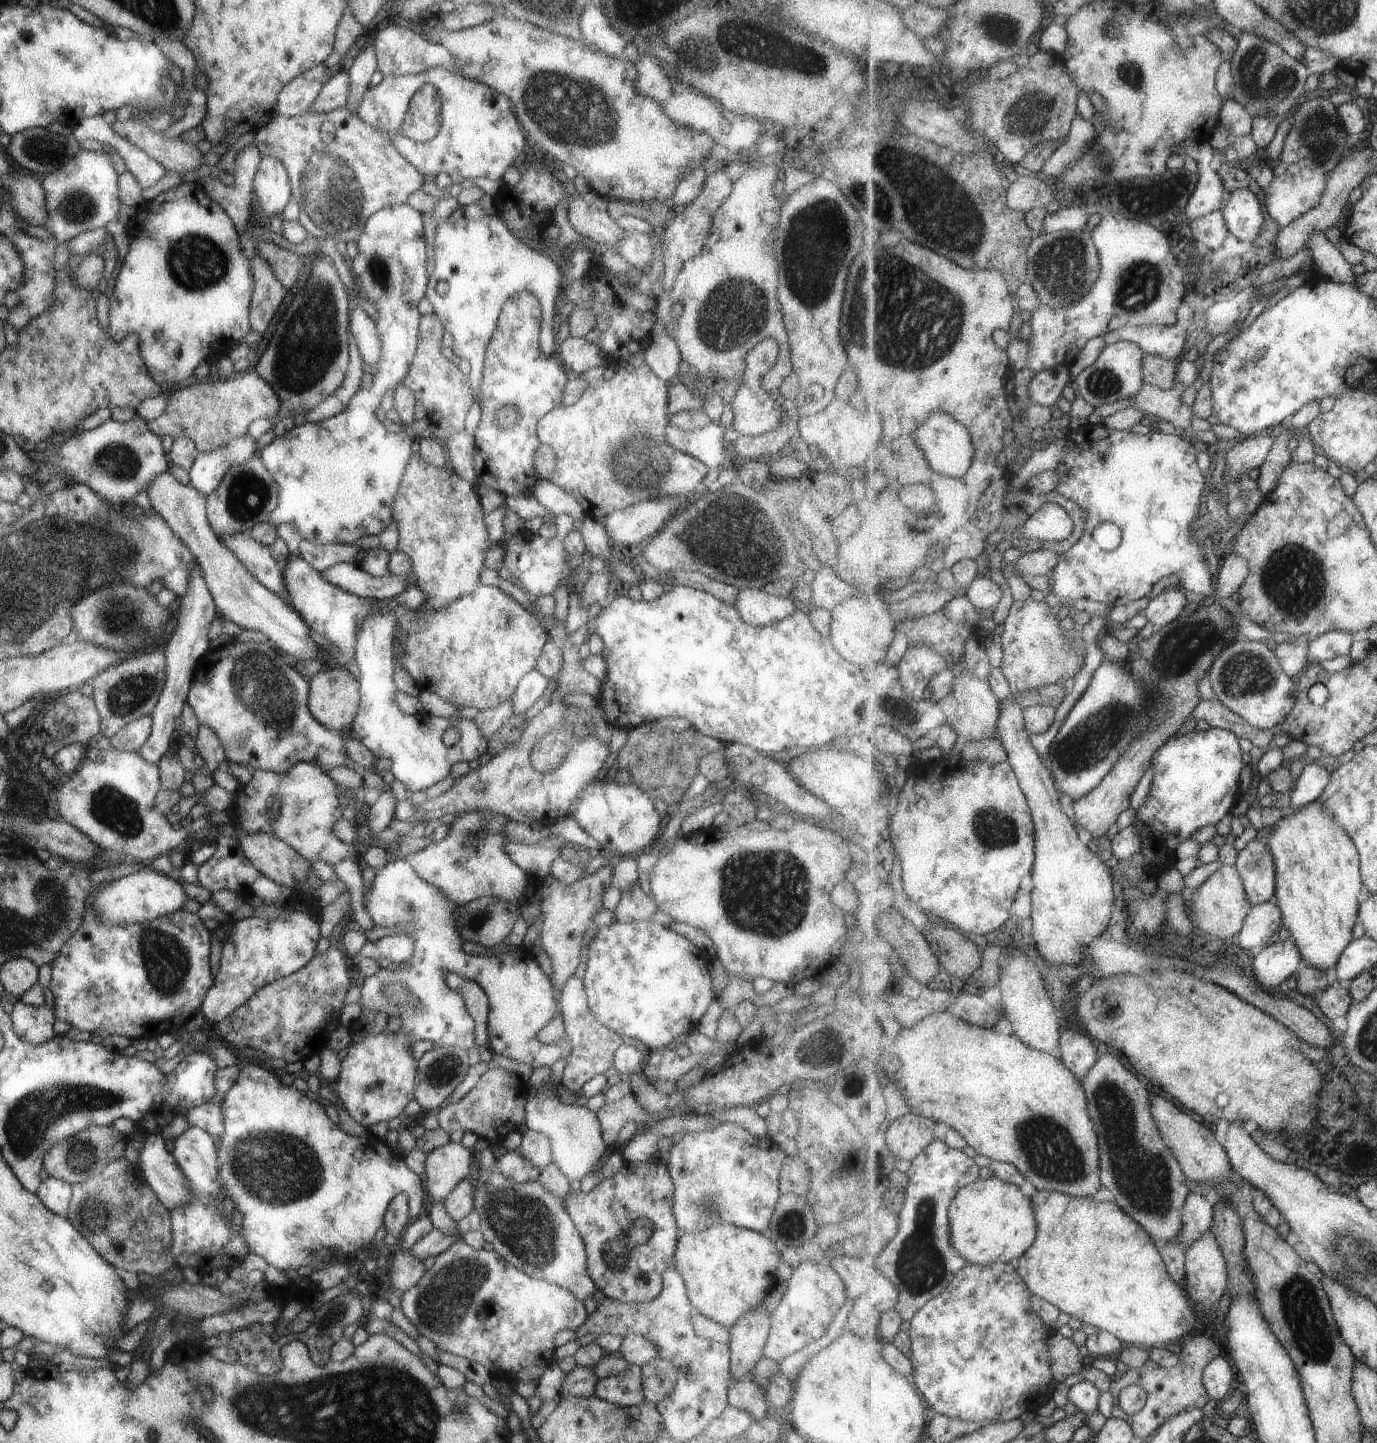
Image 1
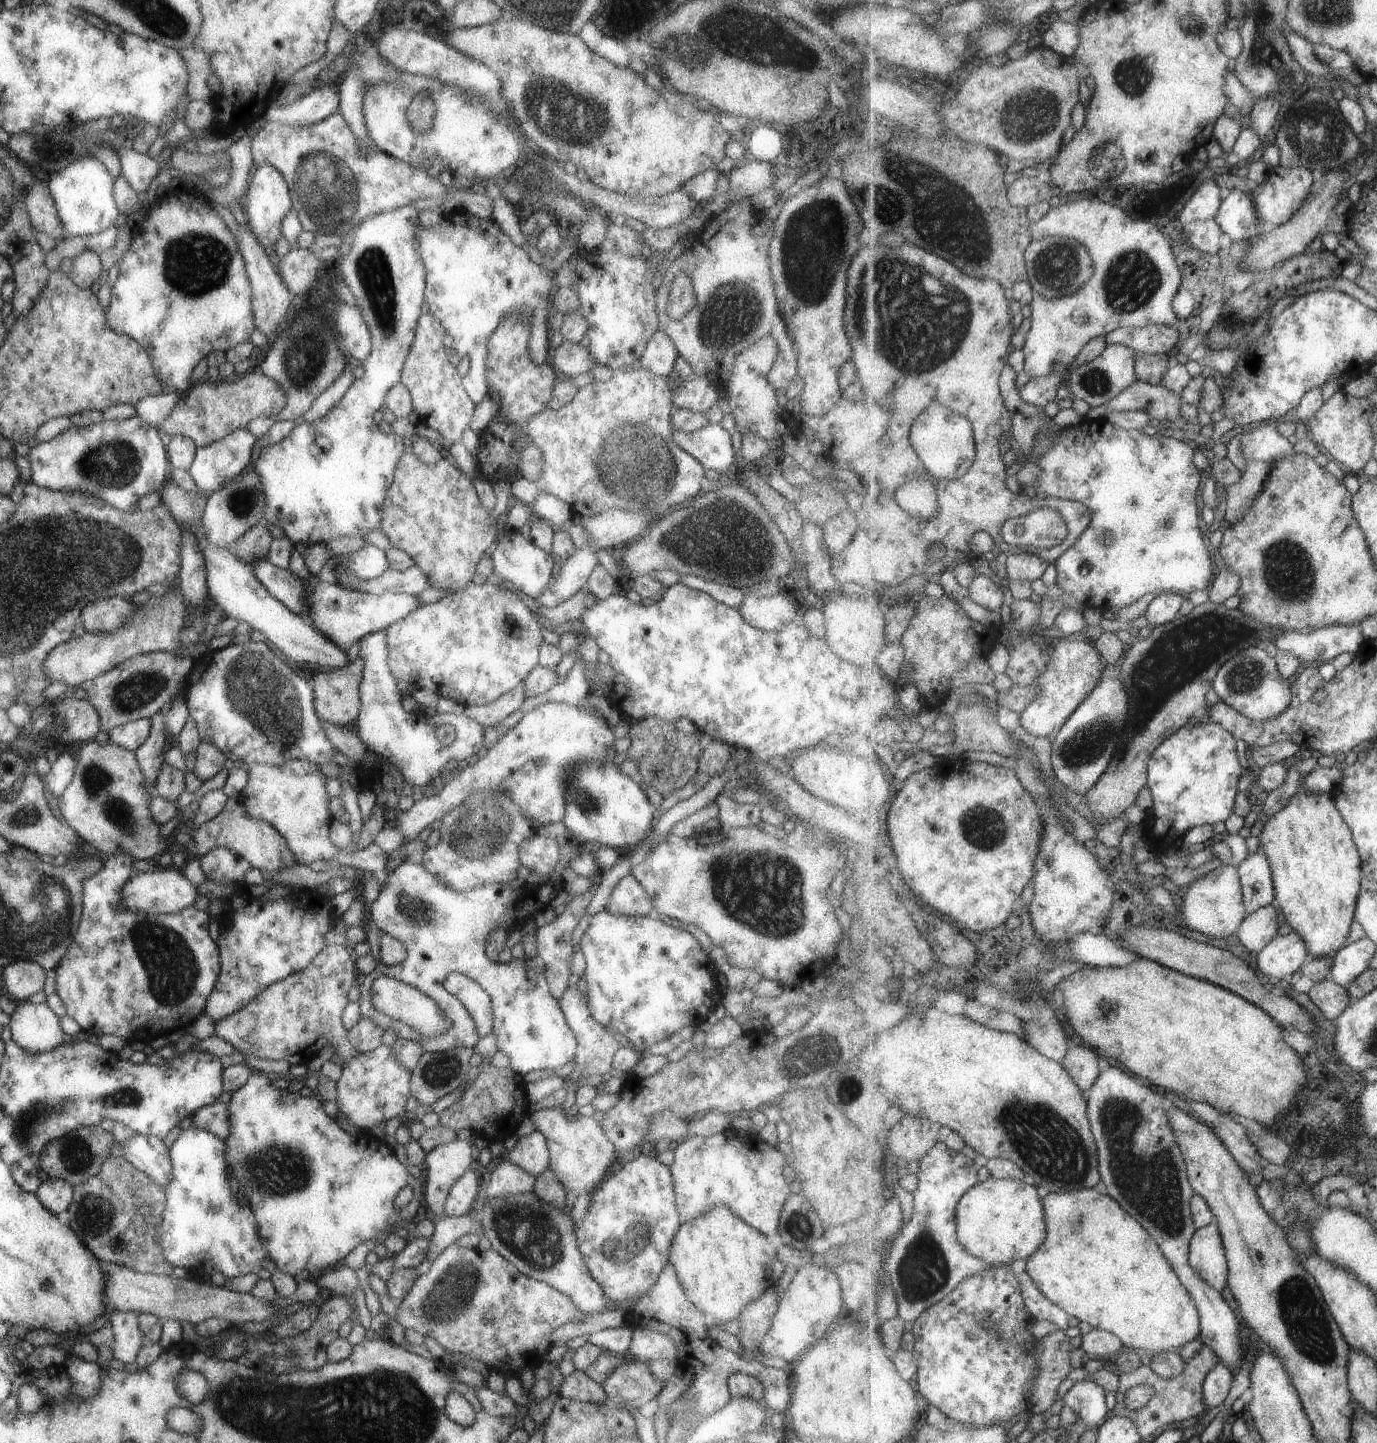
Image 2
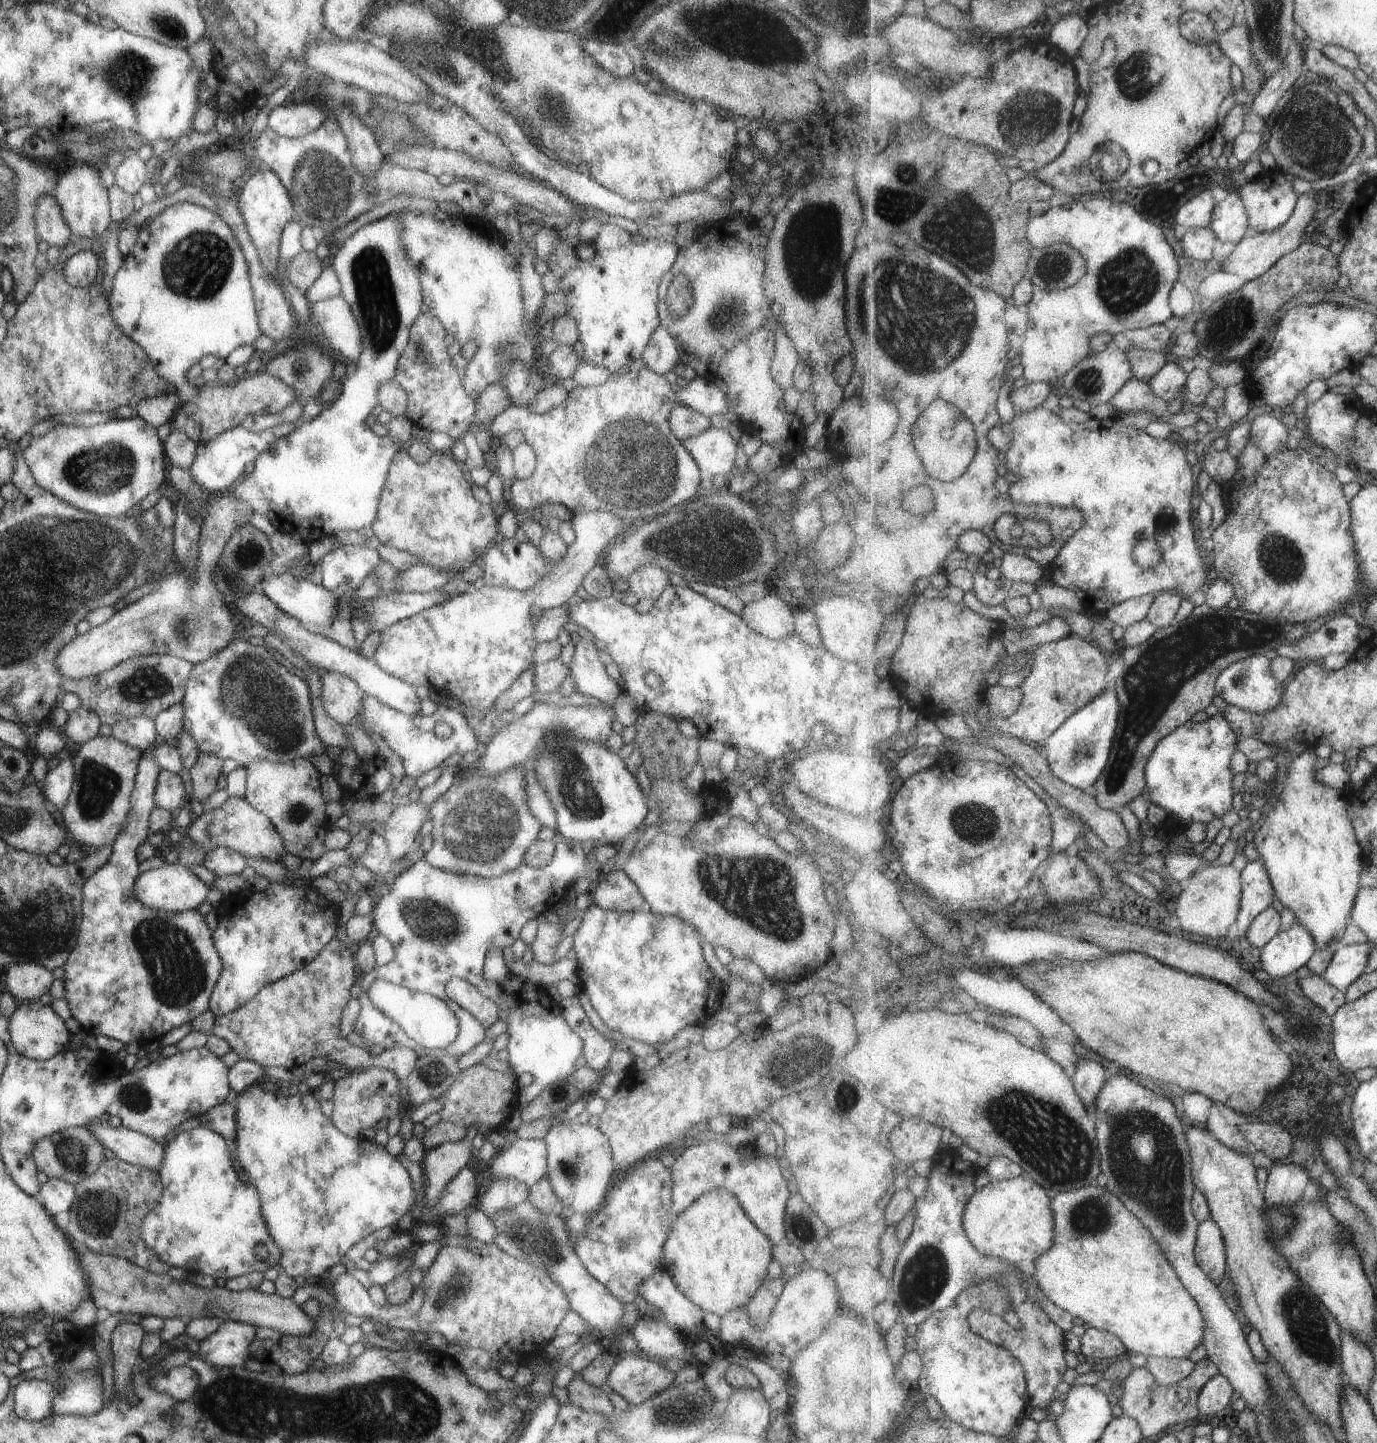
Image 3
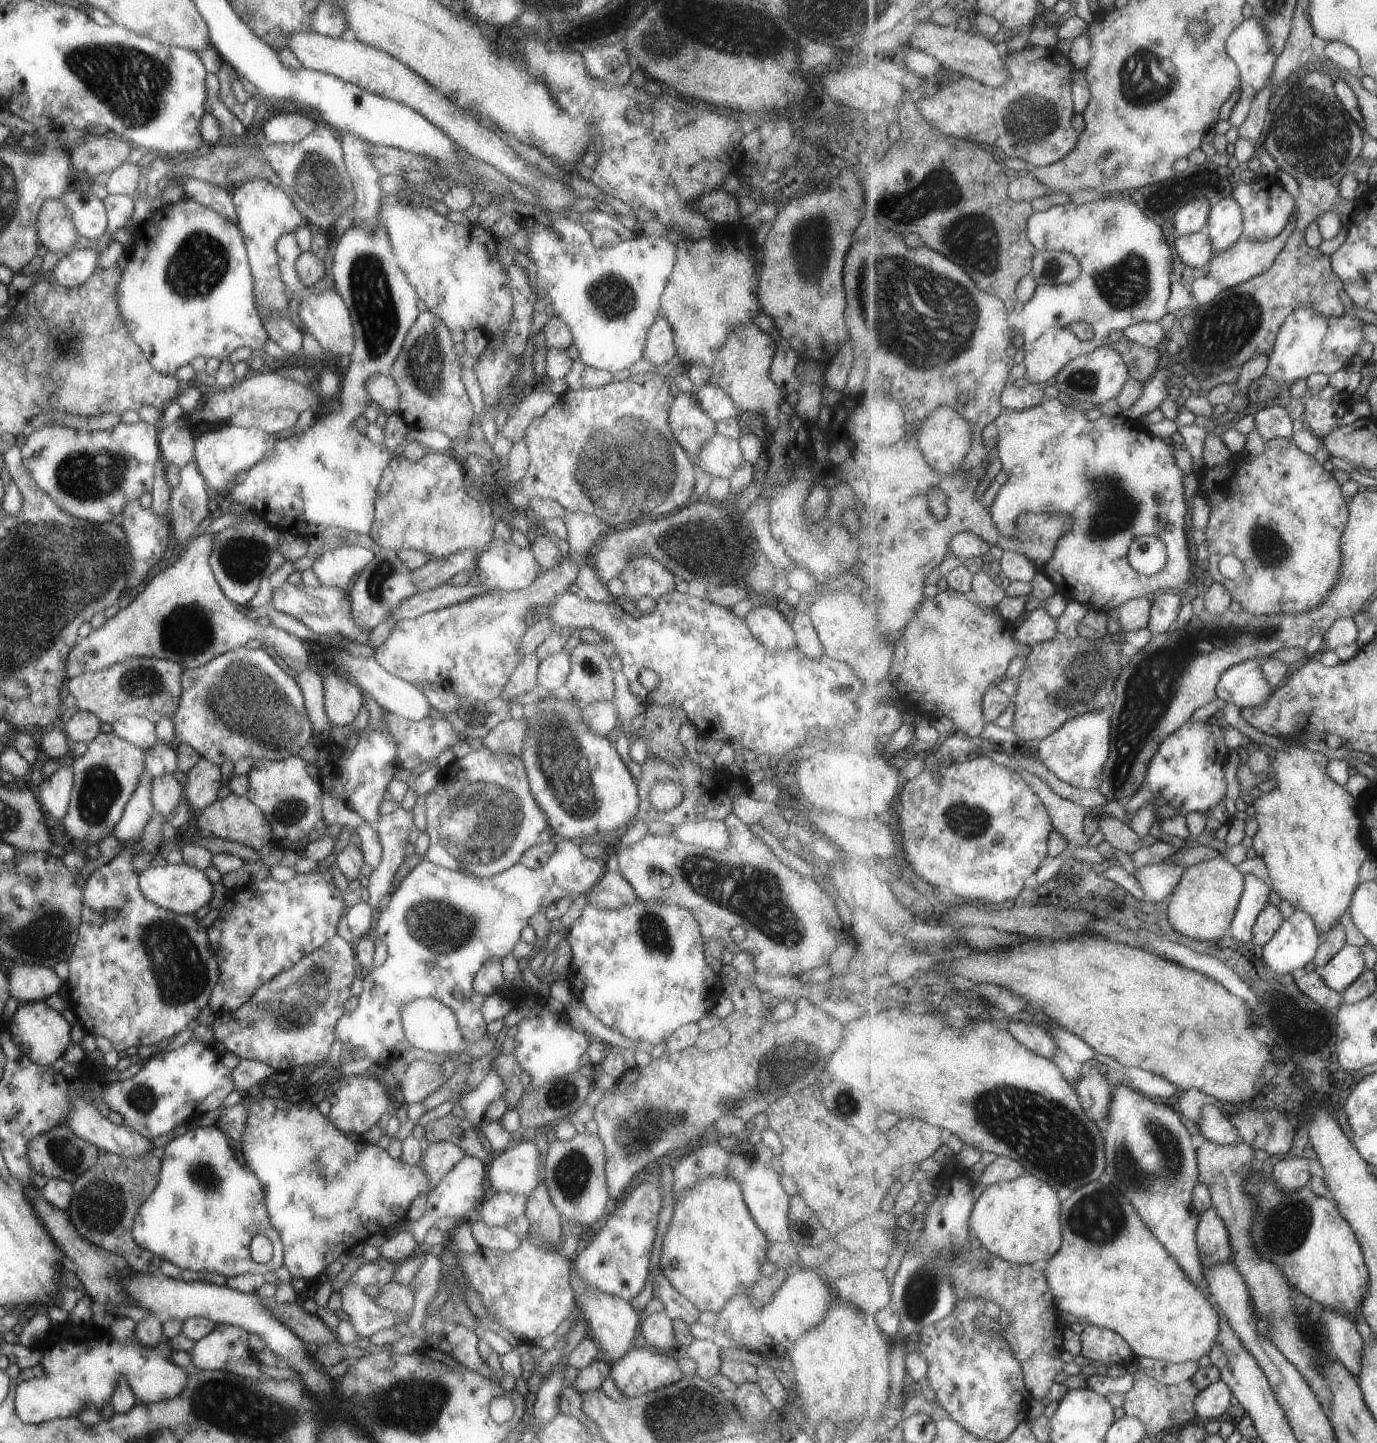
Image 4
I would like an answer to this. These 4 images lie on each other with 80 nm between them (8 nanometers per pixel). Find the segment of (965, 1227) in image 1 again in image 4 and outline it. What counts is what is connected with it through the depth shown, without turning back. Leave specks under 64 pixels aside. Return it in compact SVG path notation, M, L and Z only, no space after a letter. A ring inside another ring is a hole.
M1032 1175L983 1189L971 1214L970 1229L991 1254L1017 1265L1049 1262L1063 1248L1063 1198L1051 1184Z

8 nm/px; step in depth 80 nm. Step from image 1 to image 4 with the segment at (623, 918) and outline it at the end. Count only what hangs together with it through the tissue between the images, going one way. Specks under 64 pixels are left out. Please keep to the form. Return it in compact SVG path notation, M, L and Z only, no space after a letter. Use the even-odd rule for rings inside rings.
M616 870L602 871L599 880L585 890L584 895L585 905L596 909L618 909L639 900Z

